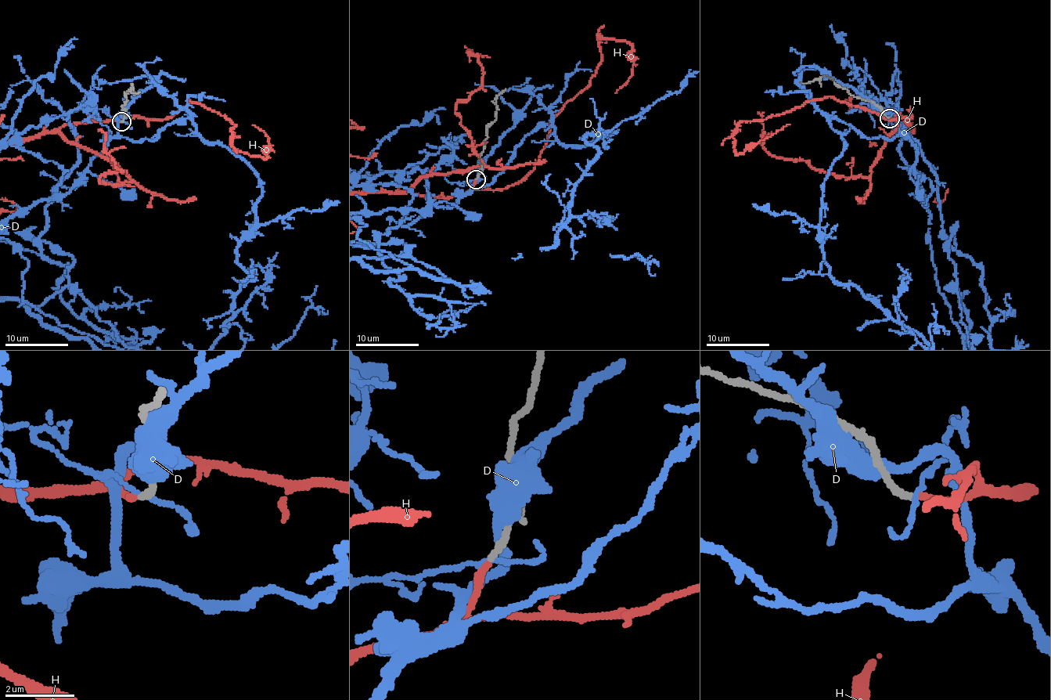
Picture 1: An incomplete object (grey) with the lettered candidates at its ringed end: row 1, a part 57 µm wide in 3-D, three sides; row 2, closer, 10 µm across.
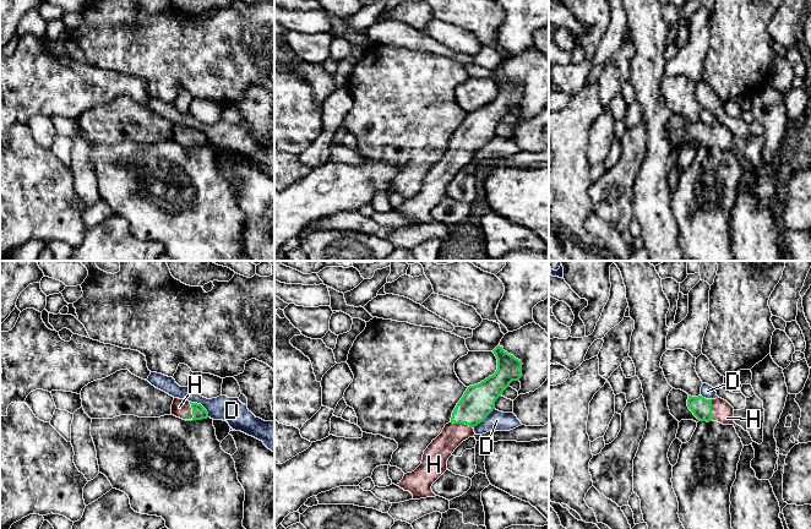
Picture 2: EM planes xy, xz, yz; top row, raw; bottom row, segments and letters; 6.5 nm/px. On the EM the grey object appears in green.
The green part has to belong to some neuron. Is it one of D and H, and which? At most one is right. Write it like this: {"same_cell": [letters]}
{"same_cell": ["H"]}

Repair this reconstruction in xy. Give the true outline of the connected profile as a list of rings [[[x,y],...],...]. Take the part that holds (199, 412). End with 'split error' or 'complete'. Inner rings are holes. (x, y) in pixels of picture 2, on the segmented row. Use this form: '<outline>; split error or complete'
[[[174,398],[172,404],[172,415],[186,421],[202,420],[208,418],[207,410],[197,403],[186,399]]]; split error

